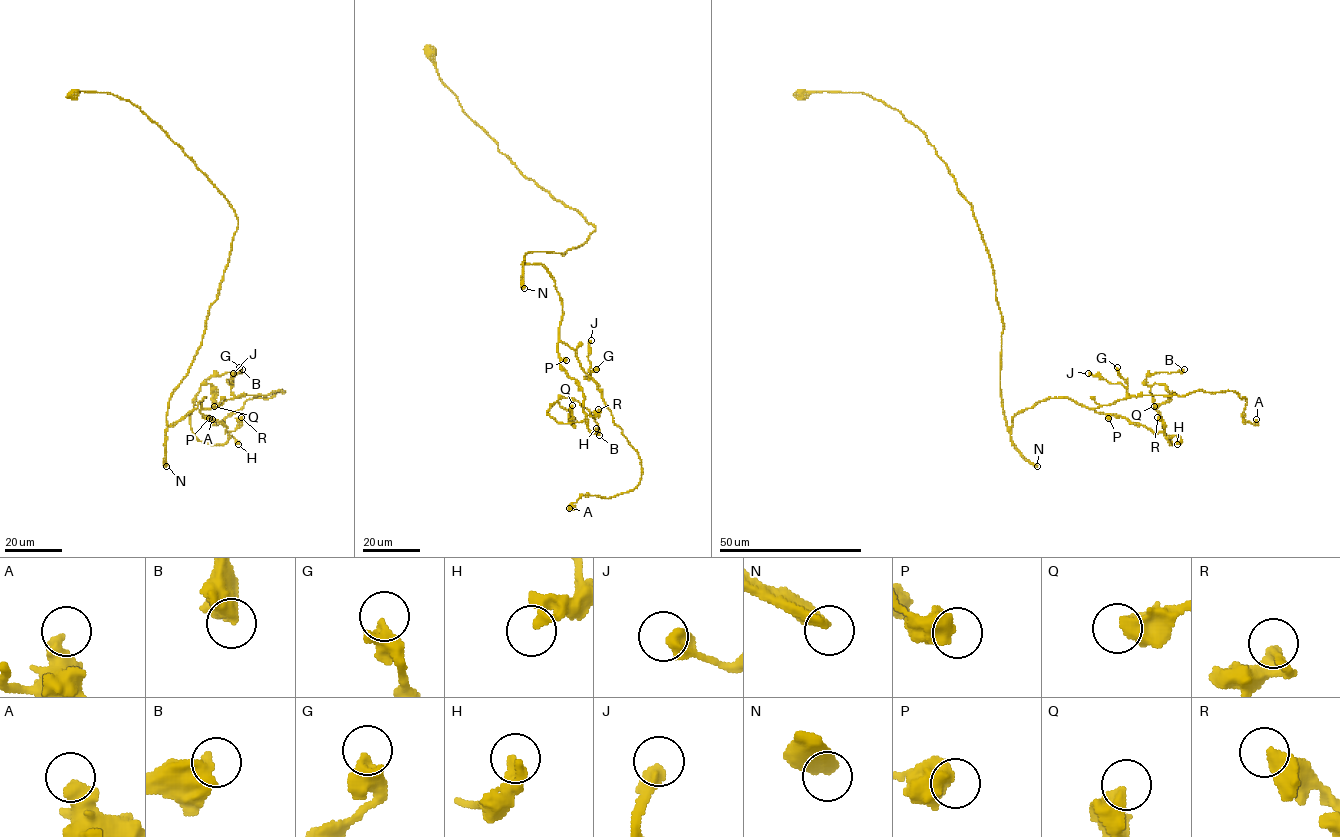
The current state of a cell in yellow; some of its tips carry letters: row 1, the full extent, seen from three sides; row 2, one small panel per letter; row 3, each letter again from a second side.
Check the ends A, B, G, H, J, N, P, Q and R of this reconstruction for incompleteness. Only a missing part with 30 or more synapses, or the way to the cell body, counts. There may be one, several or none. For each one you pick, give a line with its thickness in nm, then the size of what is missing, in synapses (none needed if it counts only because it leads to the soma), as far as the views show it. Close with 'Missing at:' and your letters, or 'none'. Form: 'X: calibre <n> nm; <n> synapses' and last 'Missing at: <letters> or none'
N: calibre 480 nm; 300 synapses
Missing at: N

